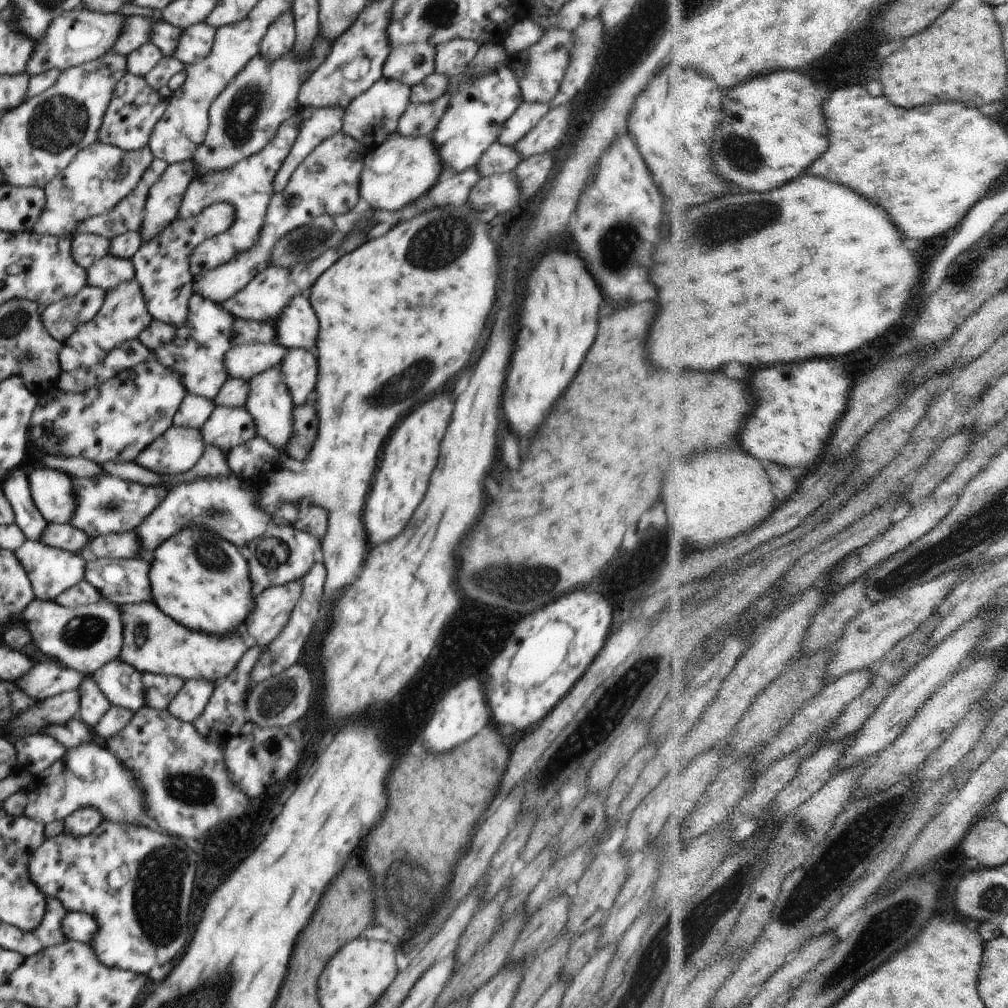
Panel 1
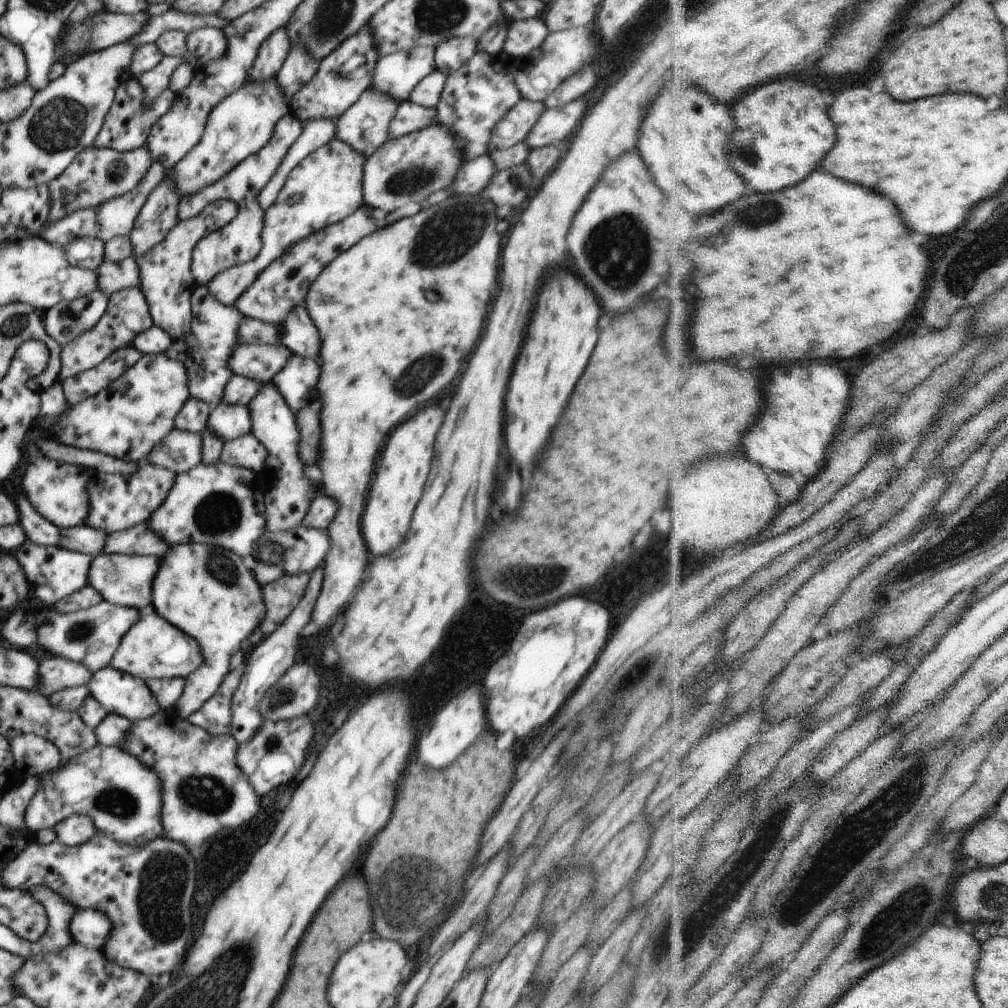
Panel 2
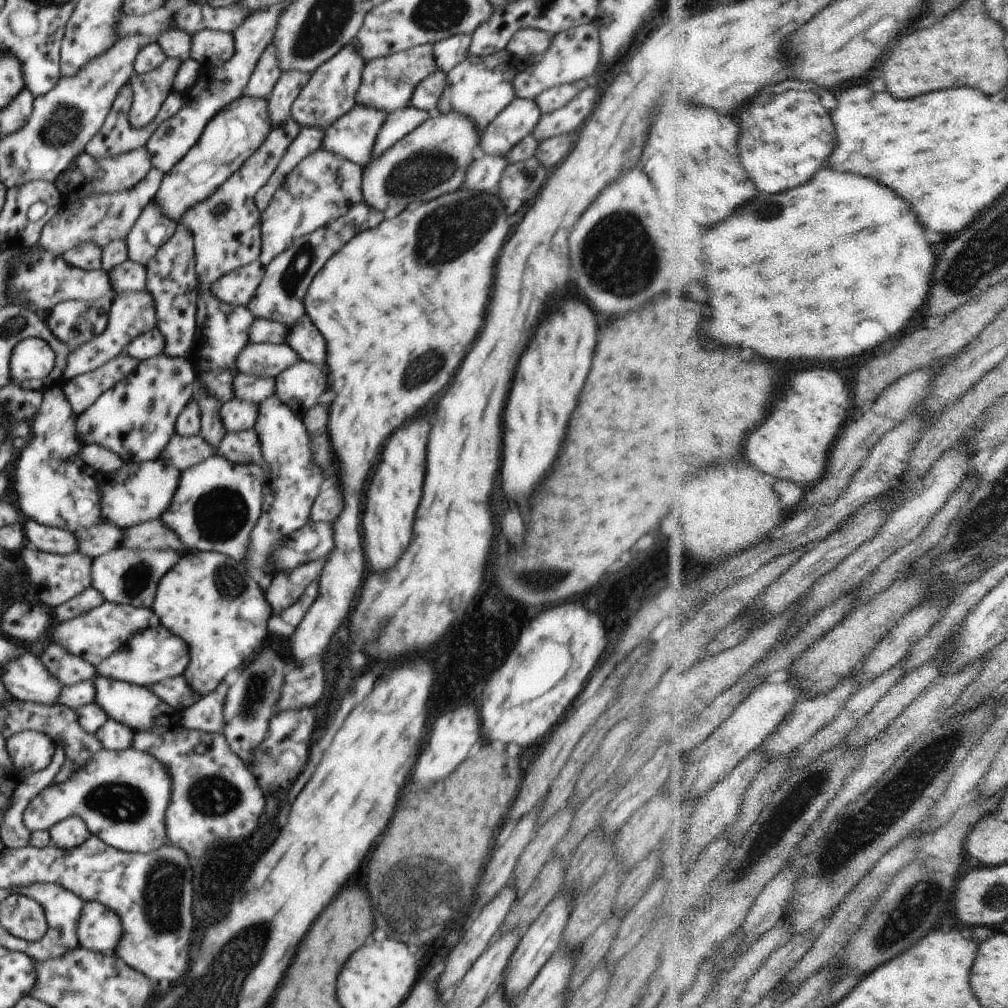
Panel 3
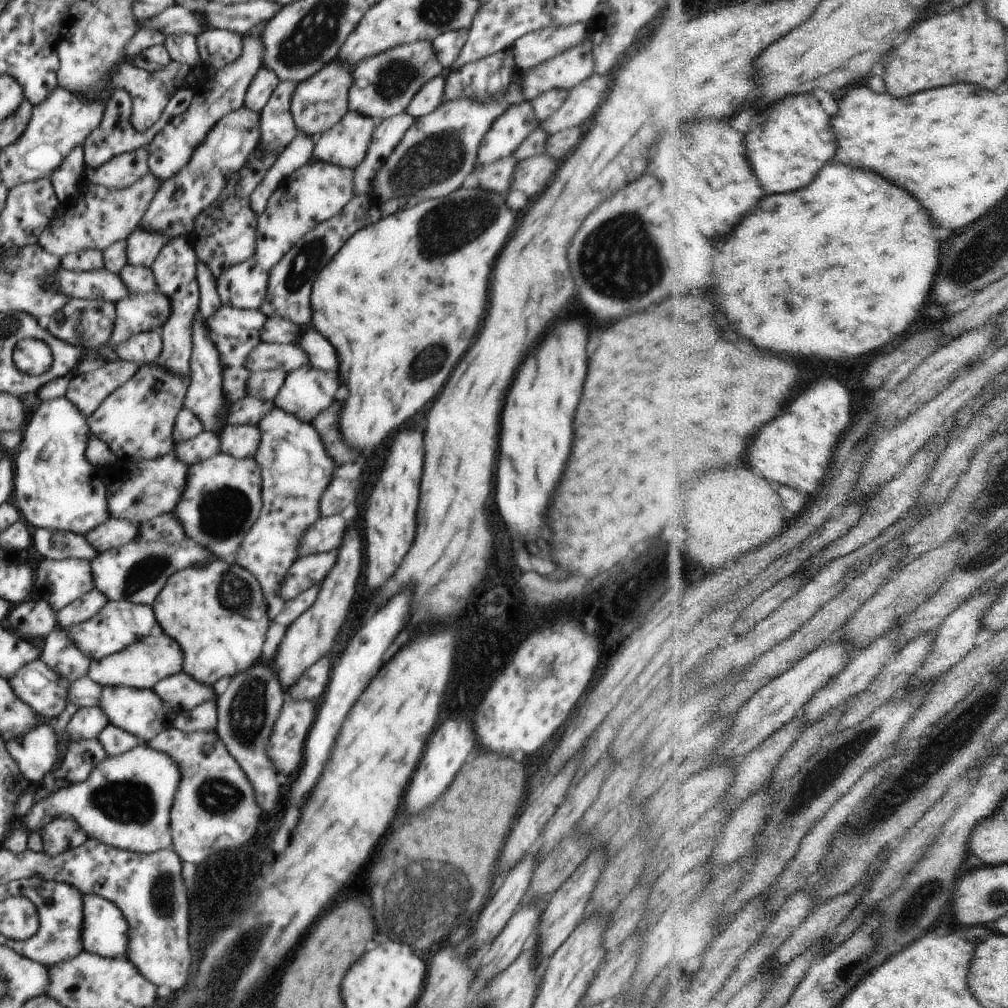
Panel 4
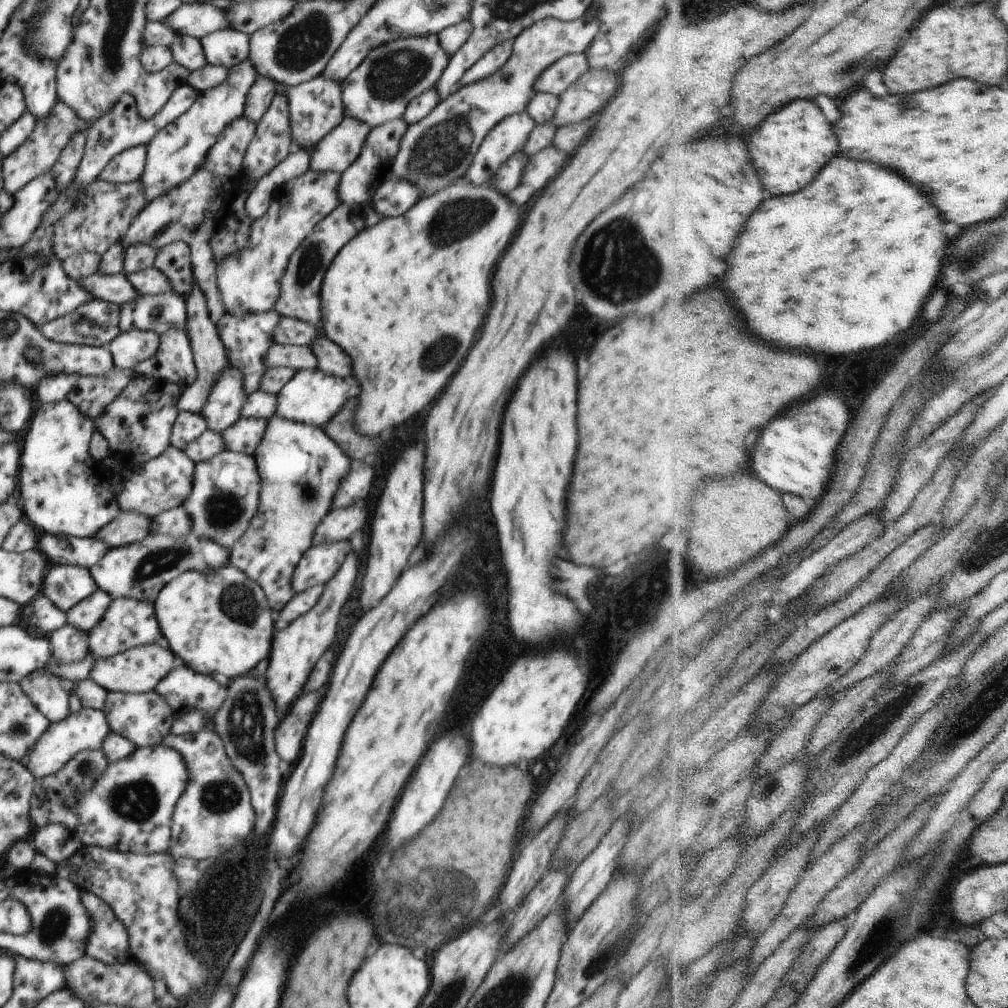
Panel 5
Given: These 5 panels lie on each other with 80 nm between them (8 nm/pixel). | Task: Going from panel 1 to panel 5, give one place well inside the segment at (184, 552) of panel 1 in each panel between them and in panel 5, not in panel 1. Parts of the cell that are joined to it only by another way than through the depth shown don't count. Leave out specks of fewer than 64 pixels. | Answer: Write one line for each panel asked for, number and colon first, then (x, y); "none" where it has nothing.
2: (206, 591)
3: (210, 600)
4: (216, 612)
5: (219, 622)

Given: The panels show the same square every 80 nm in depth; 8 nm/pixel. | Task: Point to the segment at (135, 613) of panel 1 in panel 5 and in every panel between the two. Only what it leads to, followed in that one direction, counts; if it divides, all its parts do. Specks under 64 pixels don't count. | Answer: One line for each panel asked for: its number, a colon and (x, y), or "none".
2: (152, 649)
3: (153, 654)
4: (142, 665)
5: (138, 670)

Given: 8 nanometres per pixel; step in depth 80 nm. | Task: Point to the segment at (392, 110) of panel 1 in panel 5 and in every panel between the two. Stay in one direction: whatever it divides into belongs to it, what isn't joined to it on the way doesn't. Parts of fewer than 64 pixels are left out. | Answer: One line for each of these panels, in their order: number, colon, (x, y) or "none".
2: (364, 126)
3: (353, 136)
4: (346, 143)
5: (336, 152)

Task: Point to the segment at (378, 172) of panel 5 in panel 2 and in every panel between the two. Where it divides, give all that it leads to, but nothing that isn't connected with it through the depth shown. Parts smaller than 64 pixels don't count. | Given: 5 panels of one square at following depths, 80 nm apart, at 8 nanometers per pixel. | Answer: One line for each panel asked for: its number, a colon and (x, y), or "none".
2: (409, 117)
3: (398, 124)
4: (389, 131)

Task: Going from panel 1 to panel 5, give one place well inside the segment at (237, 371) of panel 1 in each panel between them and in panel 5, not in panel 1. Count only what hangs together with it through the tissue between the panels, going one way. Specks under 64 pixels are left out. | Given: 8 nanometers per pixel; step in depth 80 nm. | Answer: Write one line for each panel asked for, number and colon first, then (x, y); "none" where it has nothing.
2: (263, 362)
3: (265, 359)
4: (266, 356)
5: (299, 358)

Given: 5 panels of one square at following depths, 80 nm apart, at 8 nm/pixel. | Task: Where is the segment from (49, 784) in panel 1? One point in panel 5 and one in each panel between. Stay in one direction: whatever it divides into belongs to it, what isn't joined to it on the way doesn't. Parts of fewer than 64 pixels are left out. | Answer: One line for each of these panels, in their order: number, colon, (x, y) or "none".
2: (121, 795)
3: (121, 796)
4: (123, 792)
5: (142, 788)

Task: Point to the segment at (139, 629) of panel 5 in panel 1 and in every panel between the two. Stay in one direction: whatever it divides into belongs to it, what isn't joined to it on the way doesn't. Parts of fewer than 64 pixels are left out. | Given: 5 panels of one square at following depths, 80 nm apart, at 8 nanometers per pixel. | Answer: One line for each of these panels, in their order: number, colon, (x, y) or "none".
1: (85, 638)
2: (90, 637)
3: (94, 636)
4: (120, 623)

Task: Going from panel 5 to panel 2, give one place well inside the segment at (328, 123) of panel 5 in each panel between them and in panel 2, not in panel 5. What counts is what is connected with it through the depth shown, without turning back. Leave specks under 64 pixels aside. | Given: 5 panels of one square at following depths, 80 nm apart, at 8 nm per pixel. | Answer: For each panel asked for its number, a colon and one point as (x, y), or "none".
2: (342, 76)
3: (330, 93)
4: (318, 103)

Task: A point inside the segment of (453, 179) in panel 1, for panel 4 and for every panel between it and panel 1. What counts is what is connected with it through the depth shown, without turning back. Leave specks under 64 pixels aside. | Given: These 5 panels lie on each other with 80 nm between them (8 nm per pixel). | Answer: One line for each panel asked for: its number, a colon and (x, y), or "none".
2: (473, 176)
3: (484, 174)
4: (495, 177)

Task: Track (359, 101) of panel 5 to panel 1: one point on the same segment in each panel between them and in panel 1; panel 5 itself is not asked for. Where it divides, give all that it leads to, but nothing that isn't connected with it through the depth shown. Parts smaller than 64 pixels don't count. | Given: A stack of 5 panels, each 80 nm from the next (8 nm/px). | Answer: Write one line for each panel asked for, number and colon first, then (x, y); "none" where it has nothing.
1: (411, 63)
2: (397, 74)
3: (388, 83)
4: (384, 84)

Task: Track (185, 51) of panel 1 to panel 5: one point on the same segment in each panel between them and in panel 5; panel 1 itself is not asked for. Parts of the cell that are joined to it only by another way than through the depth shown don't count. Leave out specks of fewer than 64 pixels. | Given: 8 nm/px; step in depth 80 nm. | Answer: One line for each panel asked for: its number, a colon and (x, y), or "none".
2: (204, 44)
3: (212, 48)
4: (217, 47)
5: (227, 48)

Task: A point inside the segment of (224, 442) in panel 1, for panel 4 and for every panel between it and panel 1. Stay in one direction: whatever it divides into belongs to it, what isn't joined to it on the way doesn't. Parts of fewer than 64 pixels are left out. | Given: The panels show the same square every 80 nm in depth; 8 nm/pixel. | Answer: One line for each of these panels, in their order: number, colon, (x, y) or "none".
2: (228, 421)
3: (238, 415)
4: (249, 410)

